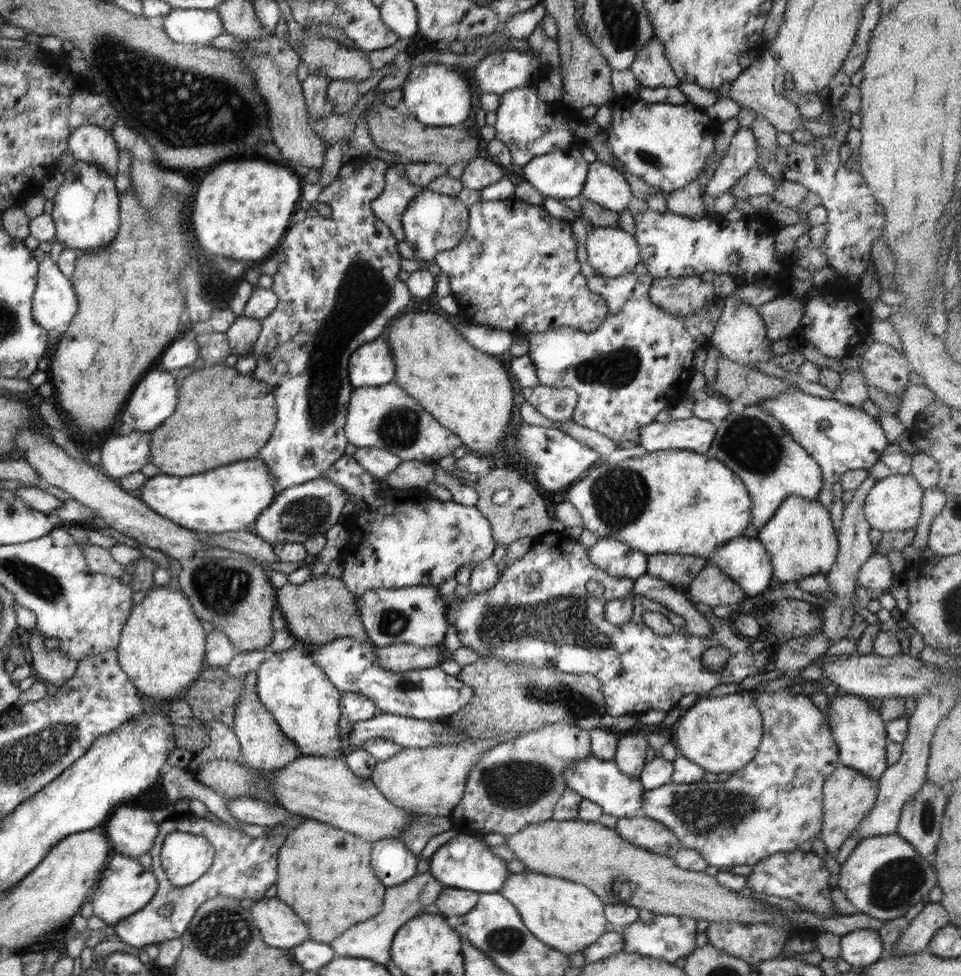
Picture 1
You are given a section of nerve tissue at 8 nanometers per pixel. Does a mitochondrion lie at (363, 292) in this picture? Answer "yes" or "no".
yes

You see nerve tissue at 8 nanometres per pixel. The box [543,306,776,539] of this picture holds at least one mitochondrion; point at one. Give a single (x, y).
(620, 496)

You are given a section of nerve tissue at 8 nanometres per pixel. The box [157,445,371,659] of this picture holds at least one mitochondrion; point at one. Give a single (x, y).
(220, 589)

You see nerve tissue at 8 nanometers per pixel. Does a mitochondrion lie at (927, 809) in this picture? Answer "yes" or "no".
yes

